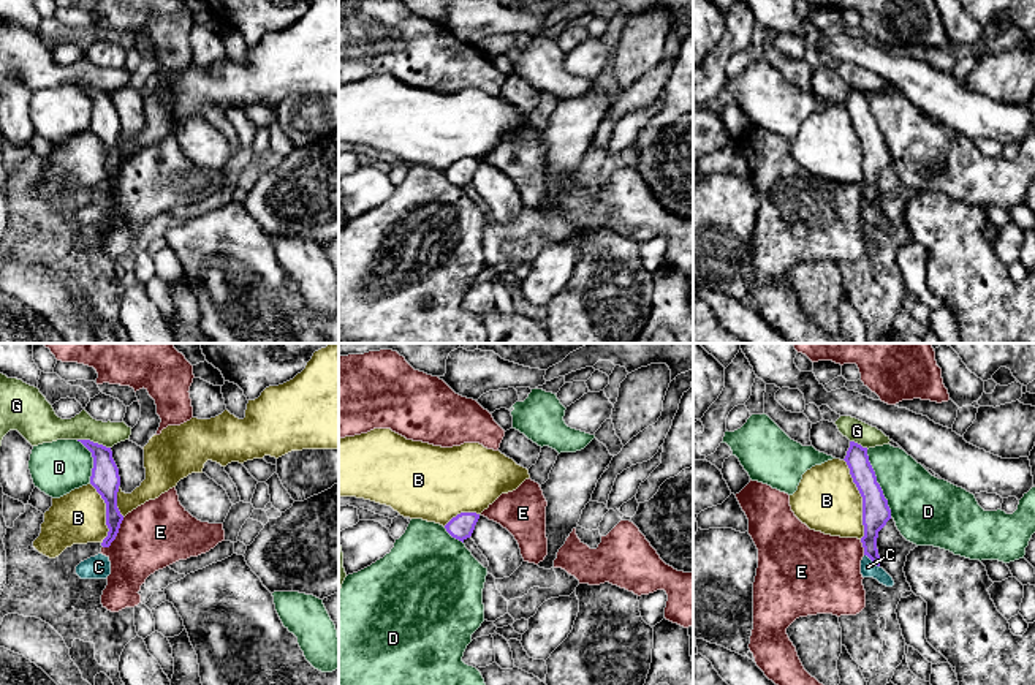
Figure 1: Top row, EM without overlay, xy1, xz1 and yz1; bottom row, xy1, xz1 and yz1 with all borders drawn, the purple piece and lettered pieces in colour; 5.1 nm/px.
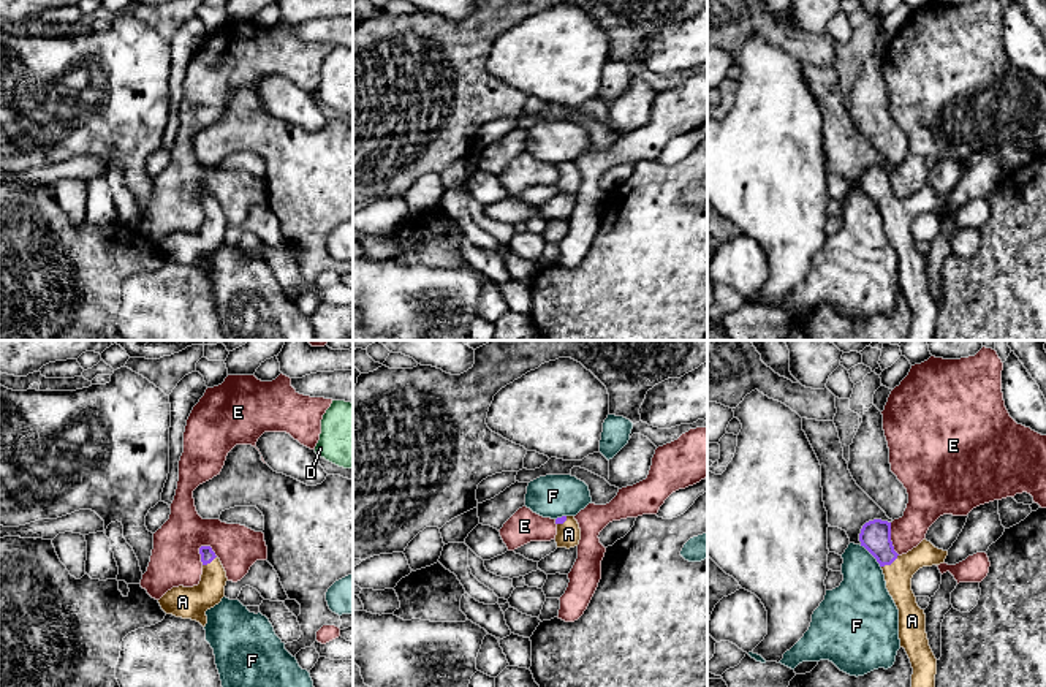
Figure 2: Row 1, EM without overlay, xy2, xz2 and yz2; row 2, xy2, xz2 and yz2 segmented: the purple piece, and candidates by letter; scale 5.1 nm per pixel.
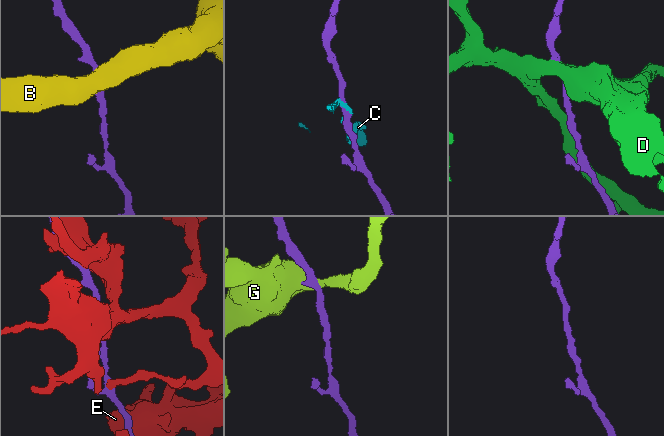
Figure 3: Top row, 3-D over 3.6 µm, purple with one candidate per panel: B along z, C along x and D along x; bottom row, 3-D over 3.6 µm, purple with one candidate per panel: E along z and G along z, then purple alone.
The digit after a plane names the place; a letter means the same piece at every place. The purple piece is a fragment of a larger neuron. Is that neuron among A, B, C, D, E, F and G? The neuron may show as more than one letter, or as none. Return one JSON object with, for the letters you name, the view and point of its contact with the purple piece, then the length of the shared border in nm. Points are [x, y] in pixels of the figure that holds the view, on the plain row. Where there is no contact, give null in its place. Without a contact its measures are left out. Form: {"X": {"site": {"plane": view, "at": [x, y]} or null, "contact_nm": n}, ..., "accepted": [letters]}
{"A": {"site": {"plane": "yz2", "at": [890, 209]}, "contact_nm": 110}, "accepted": ["A"]}

